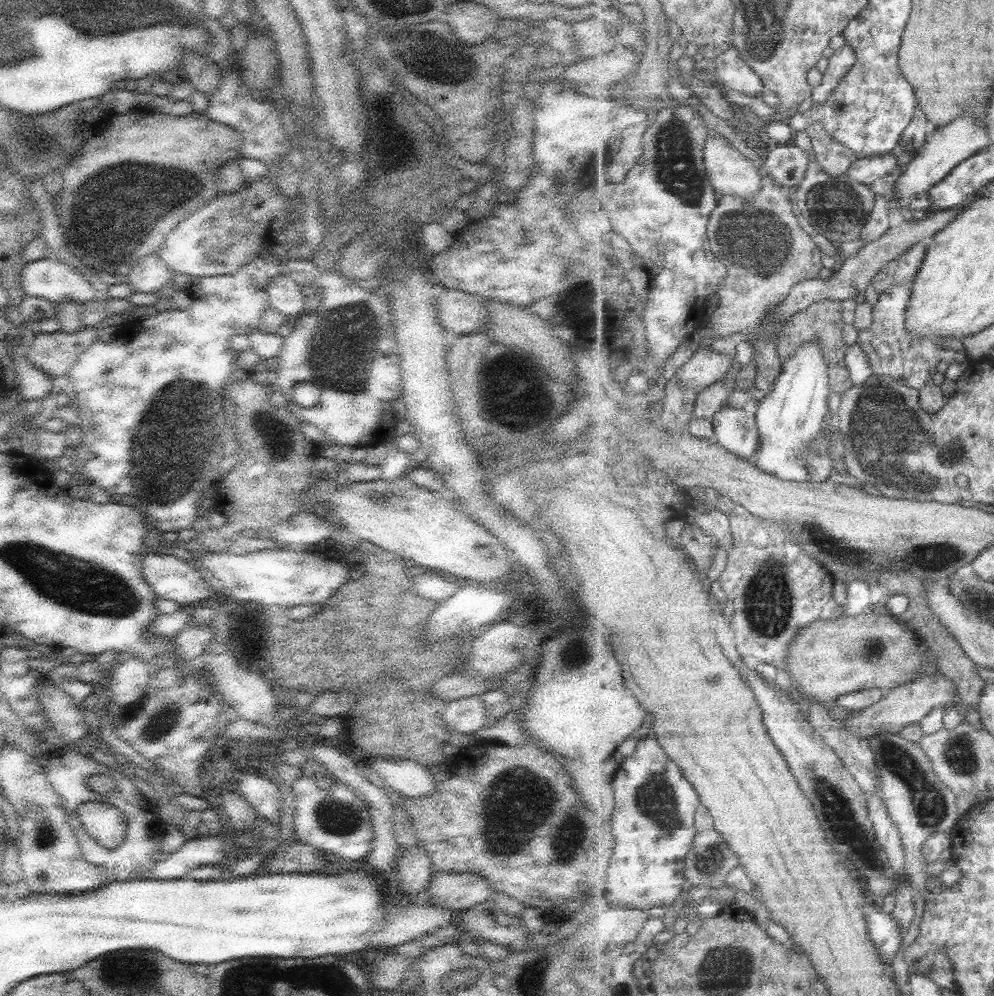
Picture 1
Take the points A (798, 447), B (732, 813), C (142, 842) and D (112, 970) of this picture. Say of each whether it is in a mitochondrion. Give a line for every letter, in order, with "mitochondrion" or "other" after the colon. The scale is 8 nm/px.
A: mitochondrion
B: other
C: other
D: other

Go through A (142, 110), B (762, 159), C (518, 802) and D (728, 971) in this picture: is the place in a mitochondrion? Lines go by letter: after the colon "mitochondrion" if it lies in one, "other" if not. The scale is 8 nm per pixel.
A: other
B: other
C: mitochondrion
D: mitochondrion

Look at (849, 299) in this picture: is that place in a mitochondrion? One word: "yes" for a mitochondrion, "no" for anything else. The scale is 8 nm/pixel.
no

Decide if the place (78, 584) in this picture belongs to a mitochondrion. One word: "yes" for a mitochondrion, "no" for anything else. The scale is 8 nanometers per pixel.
yes

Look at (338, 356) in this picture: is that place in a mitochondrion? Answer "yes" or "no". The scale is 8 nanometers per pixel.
yes

